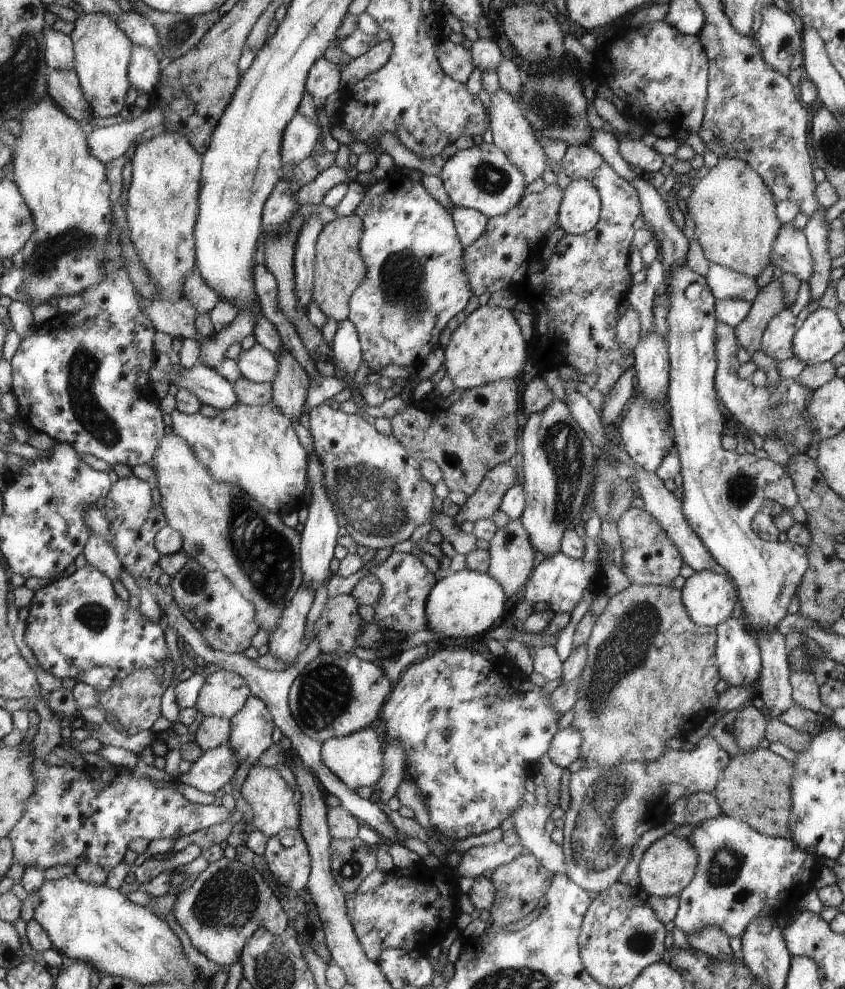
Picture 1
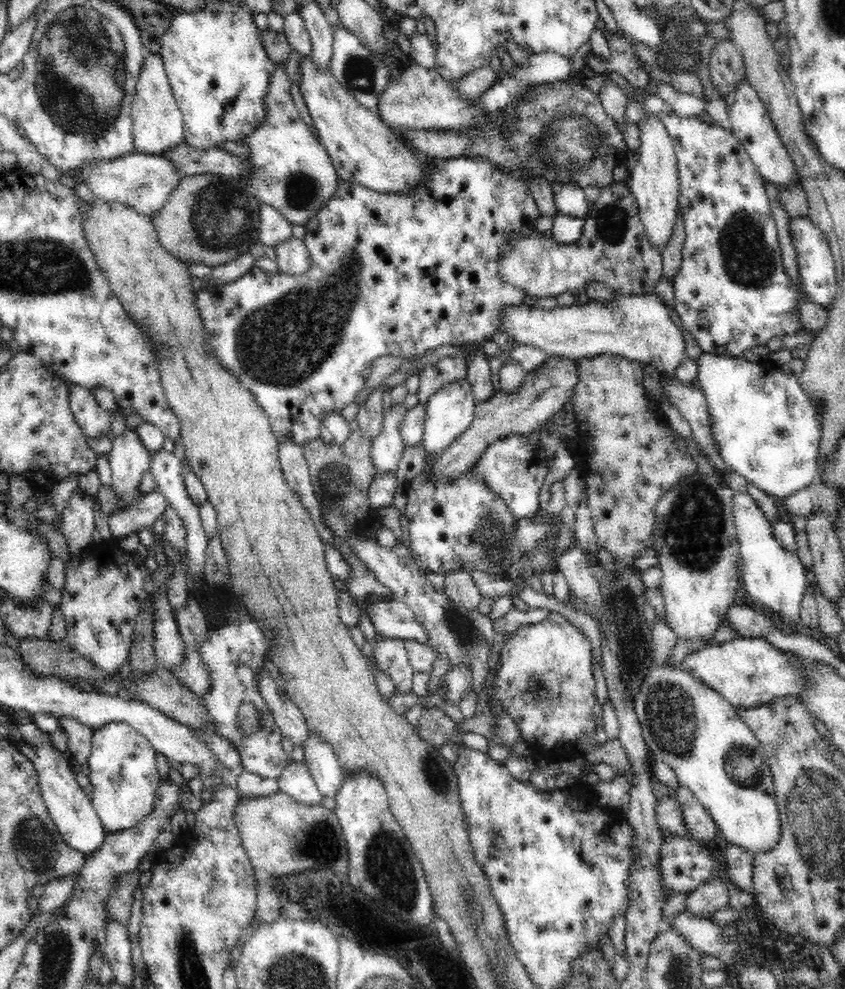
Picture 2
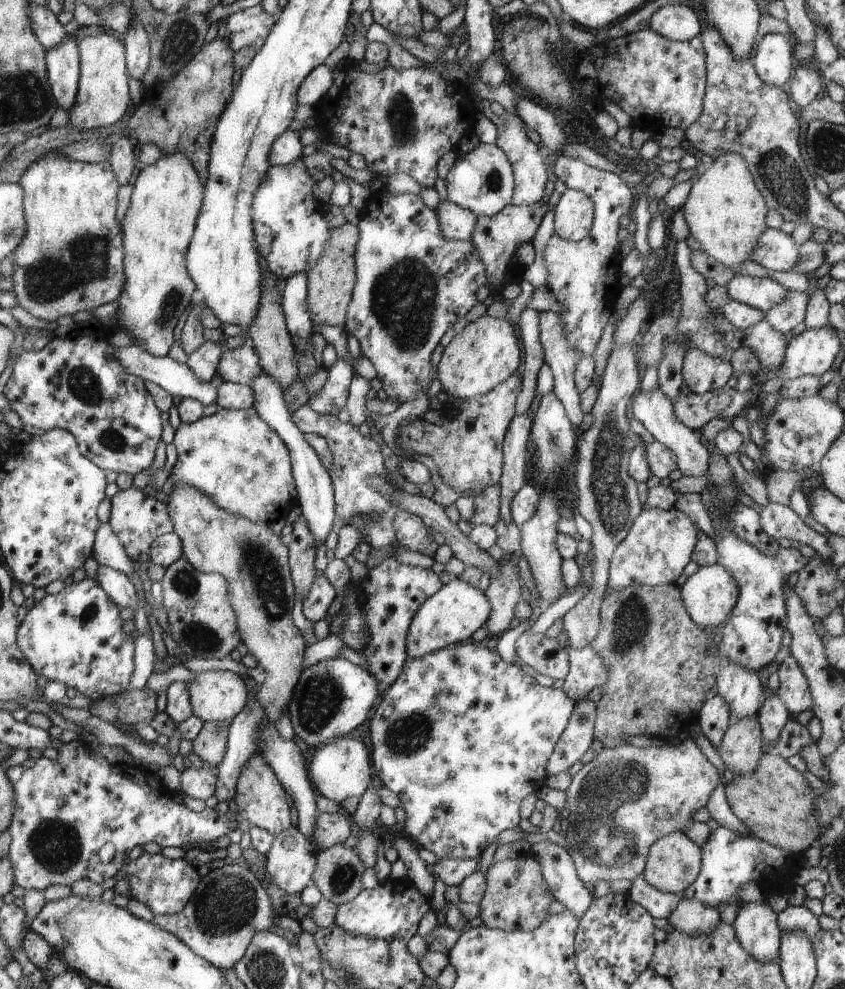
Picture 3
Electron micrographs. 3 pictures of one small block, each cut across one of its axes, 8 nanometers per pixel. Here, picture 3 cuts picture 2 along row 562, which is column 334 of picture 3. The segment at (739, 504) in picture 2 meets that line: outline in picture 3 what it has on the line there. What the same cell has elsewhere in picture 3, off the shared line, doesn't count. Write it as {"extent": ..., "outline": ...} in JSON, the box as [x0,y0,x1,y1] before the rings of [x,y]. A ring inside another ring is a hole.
{"extent":[309,738,373,805],"outline":[[[337,738],[319,746],[318,749],[313,750],[310,760],[309,773],[313,786],[317,787],[319,795],[339,805],[350,796],[361,797],[372,784],[373,764],[370,764],[370,757],[366,746],[360,740],[352,738]]]}

